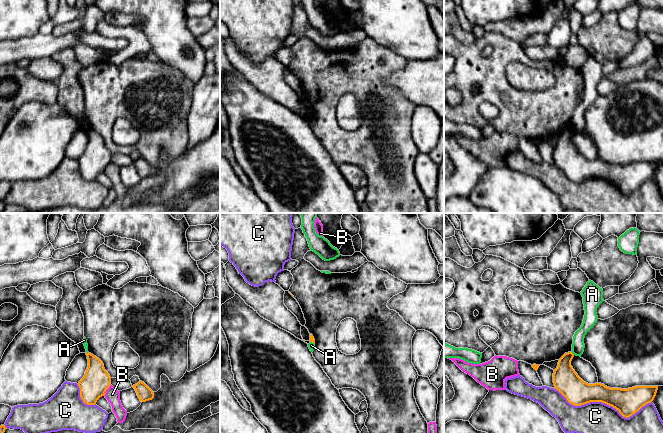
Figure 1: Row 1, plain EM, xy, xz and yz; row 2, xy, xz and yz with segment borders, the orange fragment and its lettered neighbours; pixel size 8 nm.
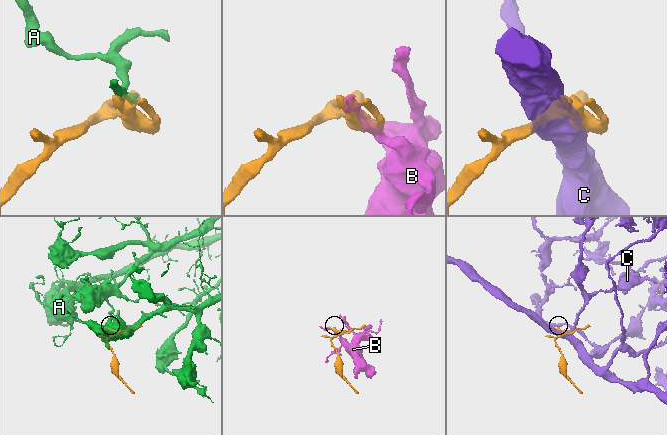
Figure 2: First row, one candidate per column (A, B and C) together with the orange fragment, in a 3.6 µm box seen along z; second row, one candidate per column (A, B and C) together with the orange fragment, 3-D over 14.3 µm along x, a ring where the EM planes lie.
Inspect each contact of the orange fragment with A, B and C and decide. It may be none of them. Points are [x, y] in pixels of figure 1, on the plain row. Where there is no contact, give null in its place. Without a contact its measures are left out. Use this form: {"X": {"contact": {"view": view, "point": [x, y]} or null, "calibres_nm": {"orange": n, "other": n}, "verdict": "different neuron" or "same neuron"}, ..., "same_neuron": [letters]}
{"A": {"contact": {"view": "yz", "point": [572, 129]}, "calibres_nm": {"orange": 200, "other": 100}, "verdict": "different neuron"}, "B": {"contact": {"view": "xy", "point": [106, 165]}, "calibres_nm": {"orange": 220, "other": 110}, "verdict": "different neuron"}, "C": {"contact": {"view": "yz", "point": [603, 178]}, "calibres_nm": {"orange": 200, "other": 380}, "verdict": "different neuron"}, "same_neuron": []}

